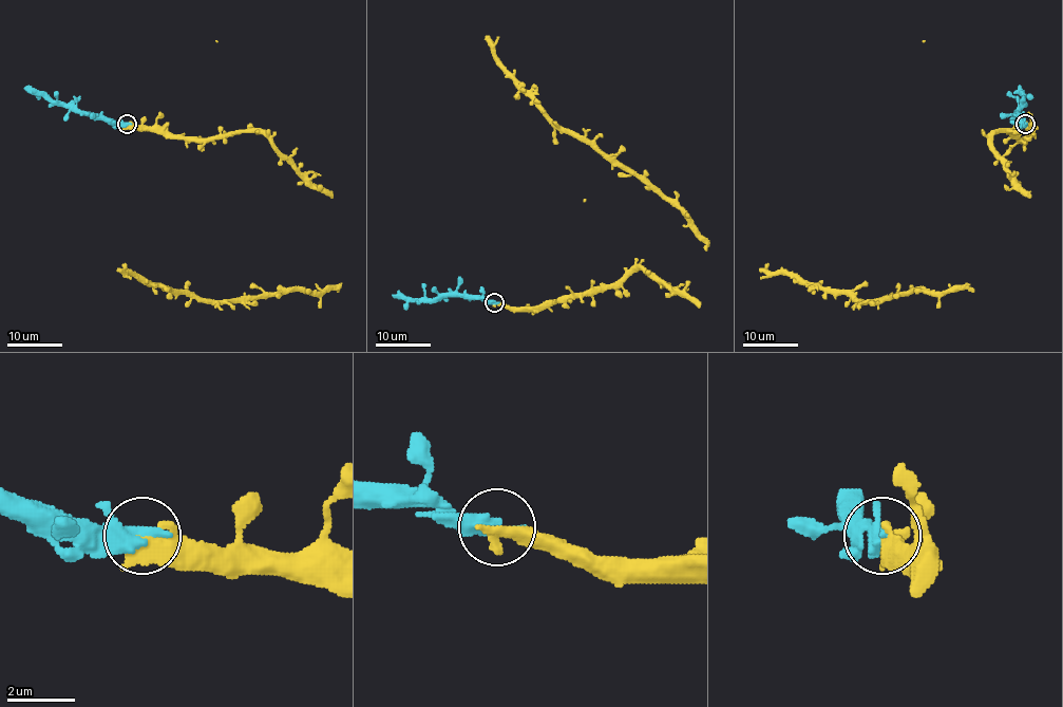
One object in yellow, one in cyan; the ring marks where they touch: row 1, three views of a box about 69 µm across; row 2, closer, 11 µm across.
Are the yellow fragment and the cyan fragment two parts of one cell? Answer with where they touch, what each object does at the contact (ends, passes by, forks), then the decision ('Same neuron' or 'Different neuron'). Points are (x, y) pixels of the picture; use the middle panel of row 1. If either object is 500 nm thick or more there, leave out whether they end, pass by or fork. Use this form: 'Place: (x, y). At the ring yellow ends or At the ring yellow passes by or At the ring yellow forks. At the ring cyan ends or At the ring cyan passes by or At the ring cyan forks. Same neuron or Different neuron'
Place: (494, 302). At the ring yellow passes by. At the ring cyan passes by. Same neuron

